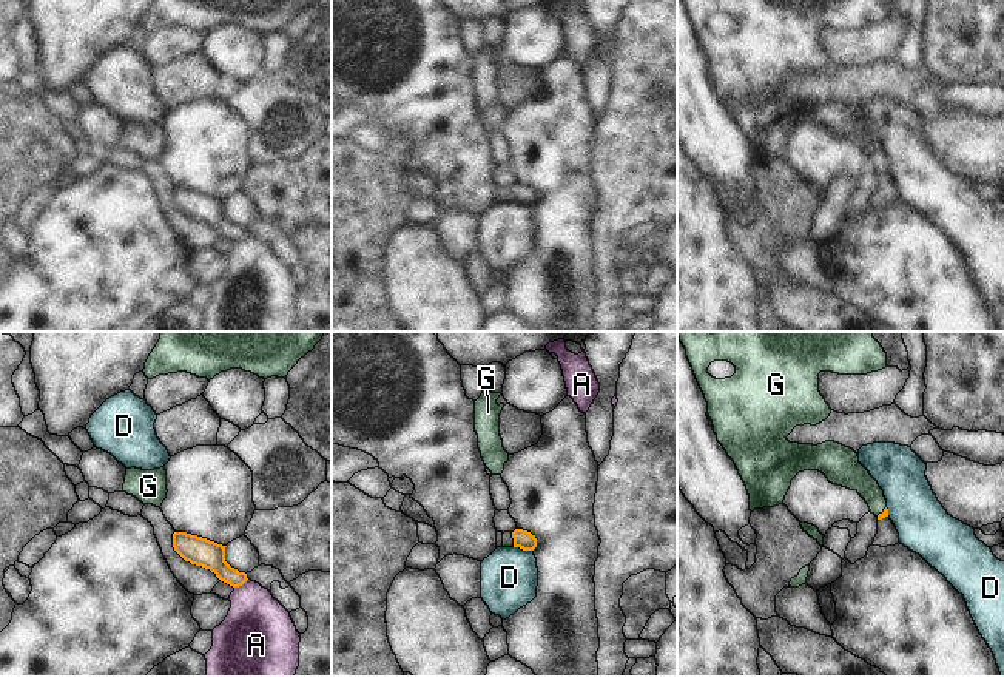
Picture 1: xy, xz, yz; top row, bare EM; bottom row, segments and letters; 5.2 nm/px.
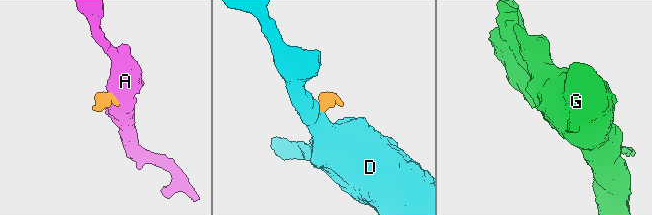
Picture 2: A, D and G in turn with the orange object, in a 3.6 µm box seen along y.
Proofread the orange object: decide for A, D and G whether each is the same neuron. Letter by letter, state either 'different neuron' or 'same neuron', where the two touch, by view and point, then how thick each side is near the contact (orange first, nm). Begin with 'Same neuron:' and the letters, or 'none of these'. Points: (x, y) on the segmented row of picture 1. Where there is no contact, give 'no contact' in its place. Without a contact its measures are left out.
Same neuron: G
A: different neuron; meets orange in xy at (241, 585); 140 nm thick on the orange side, 360 nm on the other
D: different neuron; meets orange in xz at (523, 549); 100 nm thick on the orange side, 300 nm on the other
G: same neuron; meets orange in yz at (882, 512); 40 nm thick on the orange side, 150 nm on the other

